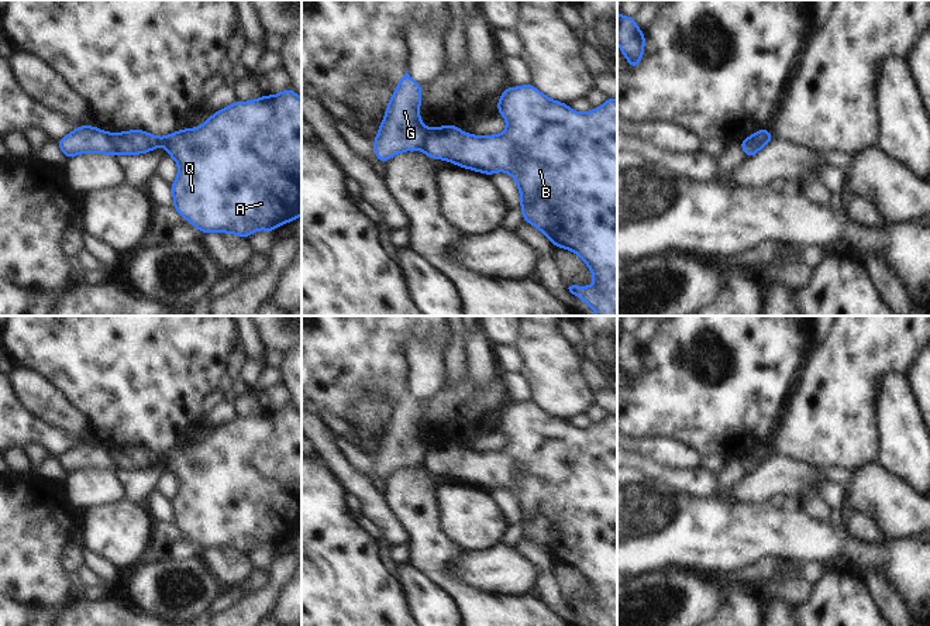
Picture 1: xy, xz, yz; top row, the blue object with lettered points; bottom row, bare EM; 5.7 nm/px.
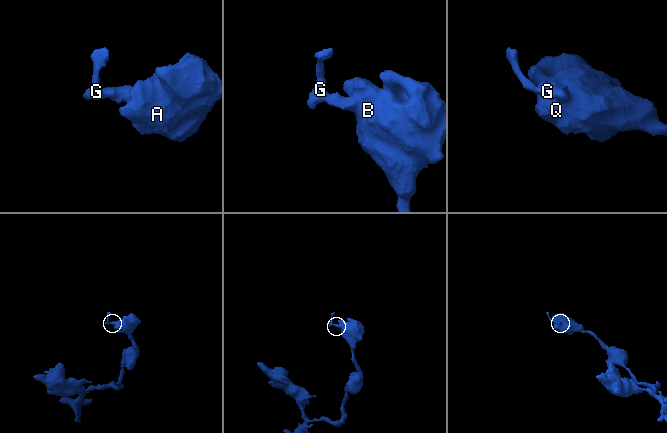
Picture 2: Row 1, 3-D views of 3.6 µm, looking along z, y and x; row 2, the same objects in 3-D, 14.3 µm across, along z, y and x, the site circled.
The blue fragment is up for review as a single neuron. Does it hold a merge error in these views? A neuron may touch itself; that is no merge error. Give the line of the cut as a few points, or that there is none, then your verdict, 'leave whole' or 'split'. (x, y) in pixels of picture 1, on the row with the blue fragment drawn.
xy (107, 134), (117, 152) | split

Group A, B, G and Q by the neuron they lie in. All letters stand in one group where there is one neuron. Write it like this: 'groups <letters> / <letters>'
groups A B Q / G

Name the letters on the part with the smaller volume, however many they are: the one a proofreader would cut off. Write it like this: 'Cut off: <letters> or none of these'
Cut off: G

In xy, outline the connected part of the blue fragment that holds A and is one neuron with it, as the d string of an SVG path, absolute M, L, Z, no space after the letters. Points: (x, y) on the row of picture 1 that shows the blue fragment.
M290 87L247 103L237 100L213 113L203 125L166 137L151 135L140 128L108 135L117 154L138 155L166 144L166 154L179 165L179 175L170 185L173 207L203 234L232 233L248 238L259 228L272 234L282 223L297 220L302 214L302 99Z

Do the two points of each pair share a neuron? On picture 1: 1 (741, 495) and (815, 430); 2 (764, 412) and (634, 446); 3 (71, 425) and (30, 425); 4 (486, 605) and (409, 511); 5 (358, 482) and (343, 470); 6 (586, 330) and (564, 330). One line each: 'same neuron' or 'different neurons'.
1: different neurons
2: different neurons
3: different neurons
4: same neuron
5: same neuron
6: different neurons

